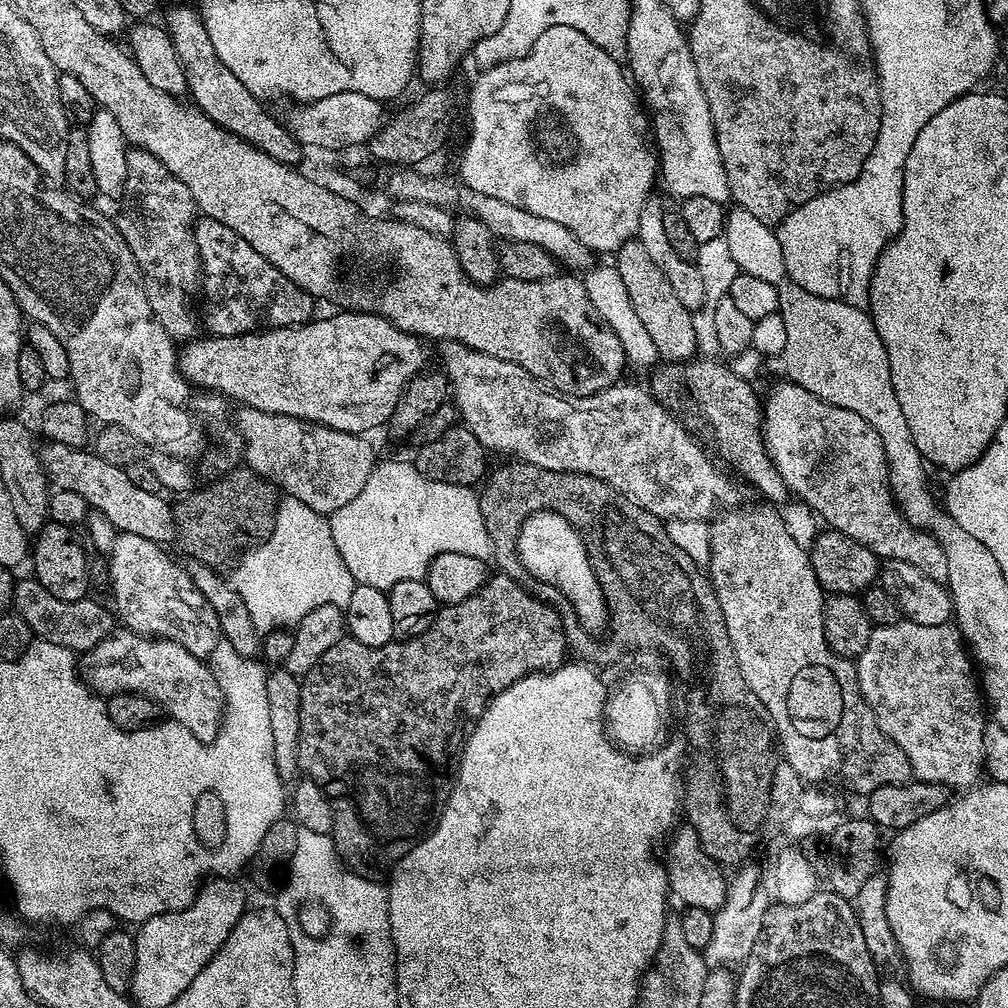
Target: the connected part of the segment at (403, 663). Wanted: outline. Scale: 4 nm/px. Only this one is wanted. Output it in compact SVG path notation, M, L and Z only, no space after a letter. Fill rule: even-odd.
M492 574L489 575L488 579L485 580L484 584L479 590L470 598L466 598L461 604L445 604L437 611L436 620L426 629L422 634L417 636L410 636L407 638L396 638L393 639L392 643L386 646L362 646L362 642L351 638L343 638L338 641L336 645L330 646L330 650L326 650L322 654L322 658L319 664L313 666L312 669L308 670L308 673L302 677L302 683L300 685L300 737L298 738L298 766L300 772L309 780L313 780L326 795L328 795L328 801L330 806L334 810L334 826L332 827L332 842L336 846L336 853L340 855L341 861L351 871L356 872L360 876L367 876L369 878L379 877L379 872L387 873L389 869L395 866L400 859L404 857L407 852L414 850L414 846L419 844L424 837L429 836L432 833L432 829L436 827L436 823L439 822L441 814L444 812L444 807L448 801L448 796L452 792L452 785L454 783L454 777L456 769L460 766L460 754L464 751L464 745L470 735L470 729L475 725L476 721L484 715L489 704L495 700L496 695L500 692L505 692L507 688L514 682L518 682L523 676L530 676L538 672L547 672L551 669L560 667L561 664L565 663L566 649L568 648L566 634L564 633L564 625L566 623L565 617L562 618L554 609L548 604L543 604L538 597L532 592L527 592L529 589L525 585L520 584L514 578L505 576L503 574Z

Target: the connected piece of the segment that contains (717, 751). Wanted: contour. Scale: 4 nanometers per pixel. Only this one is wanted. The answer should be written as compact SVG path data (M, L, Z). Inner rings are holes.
M523 462L512 463L516 464L493 467L478 492L482 522L486 522L486 534L490 534L495 563L499 565L506 558L506 554L502 554L502 532L508 536L506 548L516 549L514 532L519 532L518 518L524 523L535 512L554 511L568 519L580 532L602 589L624 588L624 600L617 602L616 612L620 616L628 616L626 636L645 642L646 647L667 649L670 658L674 658L675 664L679 665L678 671L688 675L687 747L696 761L692 764L692 773L689 776L687 773L682 784L687 823L698 834L702 850L706 850L706 854L710 854L717 864L747 865L751 861L748 859L767 840L774 839L798 816L806 784L788 765L766 706L762 706L758 694L754 694L754 690L746 686L746 678L742 678L742 666L738 666L738 658L734 658L726 618L722 618L722 606L718 606L711 579L705 569L696 564L690 554L686 554L686 550L674 546L674 538L670 538L665 521L638 506L638 502L631 500L625 492L619 492L614 486L586 474L546 470L542 466Z

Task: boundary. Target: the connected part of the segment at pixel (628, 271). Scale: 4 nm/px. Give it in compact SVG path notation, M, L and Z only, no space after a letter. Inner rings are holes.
M633 238L626 241L614 253L614 266L618 270L618 278L622 278L622 286L626 286L626 294L632 303L632 312L638 314L638 322L646 326L646 334L650 334L650 342L654 342L657 357L664 362L687 362L697 355L696 322L693 313L682 302L678 302L666 274L658 270L646 251L644 240Z

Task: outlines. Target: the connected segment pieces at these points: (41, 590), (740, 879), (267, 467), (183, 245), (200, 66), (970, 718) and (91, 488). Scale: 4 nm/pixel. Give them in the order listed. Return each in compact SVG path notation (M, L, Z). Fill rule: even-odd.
M35 578L17 579L12 608L15 615L21 616L30 626L33 637L50 642L54 646L69 648L77 654L89 652L98 642L102 642L114 631L114 616L111 611L100 608L93 598L66 602L62 598L54 598L50 590L46 590Z
M741 867L729 879L726 902L714 913L714 935L710 938L710 946L702 950L705 960L709 962L723 962L728 966L743 965L750 950L754 950L754 942L758 942L758 930L762 930L762 918L770 907L770 896L768 900L767 894L760 892L764 880L766 884L766 872L752 867Z
M247 406L241 407L234 419L244 439L243 463L263 480L276 485L281 493L306 502L306 506L325 514L342 510L346 502L354 502L378 463L378 456L364 441L367 439L355 432L334 430L308 420L270 414Z
M129 147L126 156L126 184L122 195L124 202L124 213L116 220L115 231L126 242L130 254L140 271L140 278L146 290L146 298L152 307L152 313L156 320L171 336L173 341L187 342L197 335L198 316L192 313L192 295L197 295L198 285L202 280L202 269L200 267L200 255L196 245L196 234L194 221L198 216L198 209L190 190L154 158L141 148Z
M195 7L172 8L168 12L166 27L170 38L174 42L174 50L178 50L178 62L186 74L188 83L187 95L191 103L199 108L206 118L210 118L230 134L234 134L240 140L245 140L253 148L260 148L283 164L299 165L302 146L292 137L283 123L280 124L264 112L261 97L255 96L234 74L230 74L228 67L221 62L214 50L214 42L210 42L210 34L204 25L204 17ZM192 96L192 97L191 97Z
M901 619L899 624L873 627L870 642L866 642L866 650L862 650L855 665L860 693L872 707L880 729L900 747L906 758L910 758L915 779L943 784L949 790L971 789L981 779L980 772L982 776L985 771L982 734L986 708L982 703L977 673L976 676L972 673L974 664L966 641L951 623L918 626L912 620Z
M51 442L39 445L40 465L48 476L48 483L53 489L74 490L74 494L88 503L89 508L102 510L110 518L117 533L138 534L161 546L168 546L176 540L176 514L173 505L163 500L160 492L142 490L126 478L123 467L111 464L97 456L95 451L84 448L71 448Z

